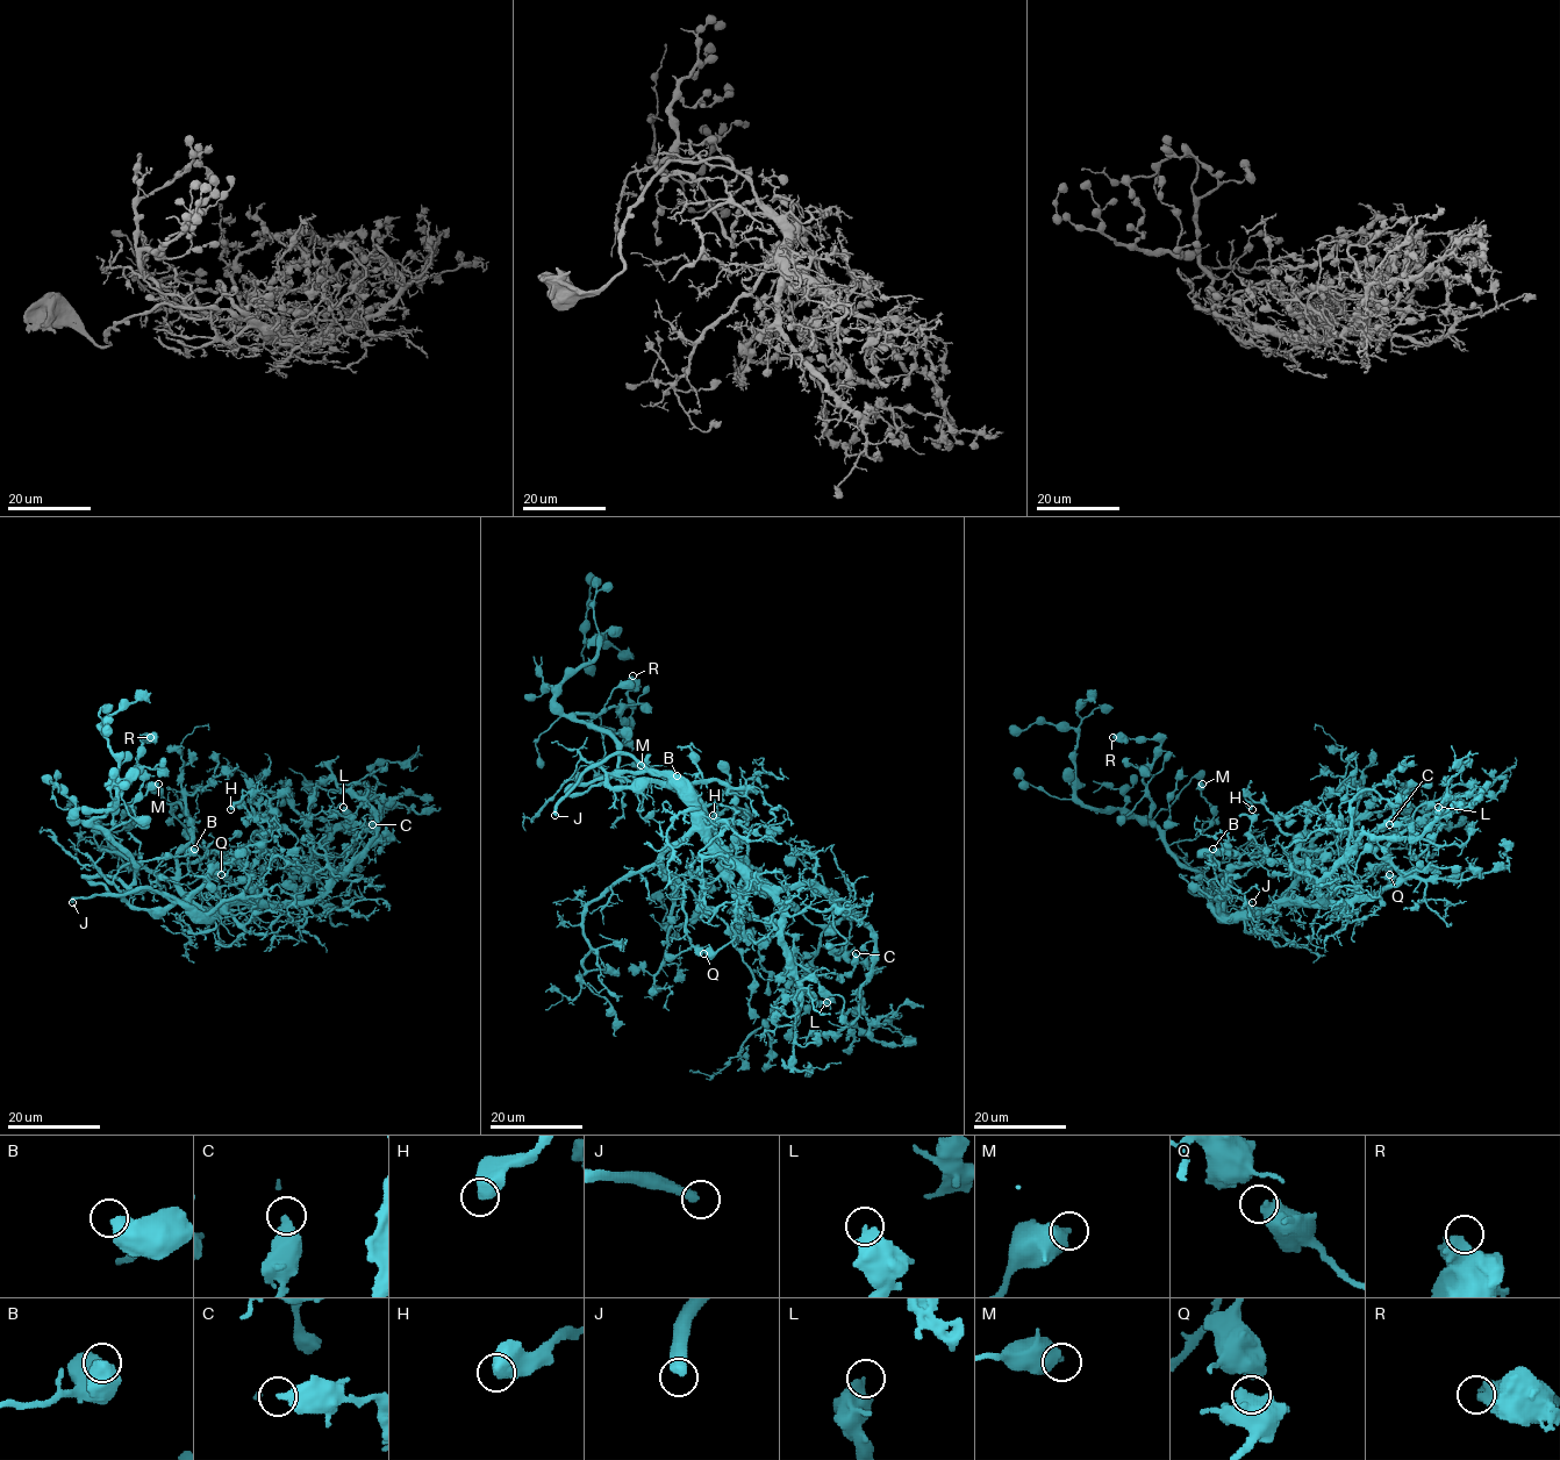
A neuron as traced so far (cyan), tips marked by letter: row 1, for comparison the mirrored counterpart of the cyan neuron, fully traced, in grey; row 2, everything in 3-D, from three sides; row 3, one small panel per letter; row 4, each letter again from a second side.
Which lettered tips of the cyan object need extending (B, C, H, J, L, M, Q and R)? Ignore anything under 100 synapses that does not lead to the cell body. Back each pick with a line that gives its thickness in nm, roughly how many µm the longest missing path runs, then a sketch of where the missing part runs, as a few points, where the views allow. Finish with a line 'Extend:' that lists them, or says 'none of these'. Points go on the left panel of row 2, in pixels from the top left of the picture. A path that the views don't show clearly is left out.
J: 400 nm | 40 µm
Extend: J

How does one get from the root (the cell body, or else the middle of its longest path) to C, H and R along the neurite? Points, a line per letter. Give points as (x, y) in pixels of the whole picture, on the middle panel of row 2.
C: (691, 803), (708, 839), (773, 899), (780, 911), (785, 954), (800, 980), (849, 974), (856, 953)
H: (691, 803), (681, 788), (672, 787), (687, 789), (728, 851), (746, 860), (734, 808), (713, 815)
R: (691, 803), (666, 777), (614, 774), (617, 744), (574, 716), (614, 706), (625, 723), (632, 675)

